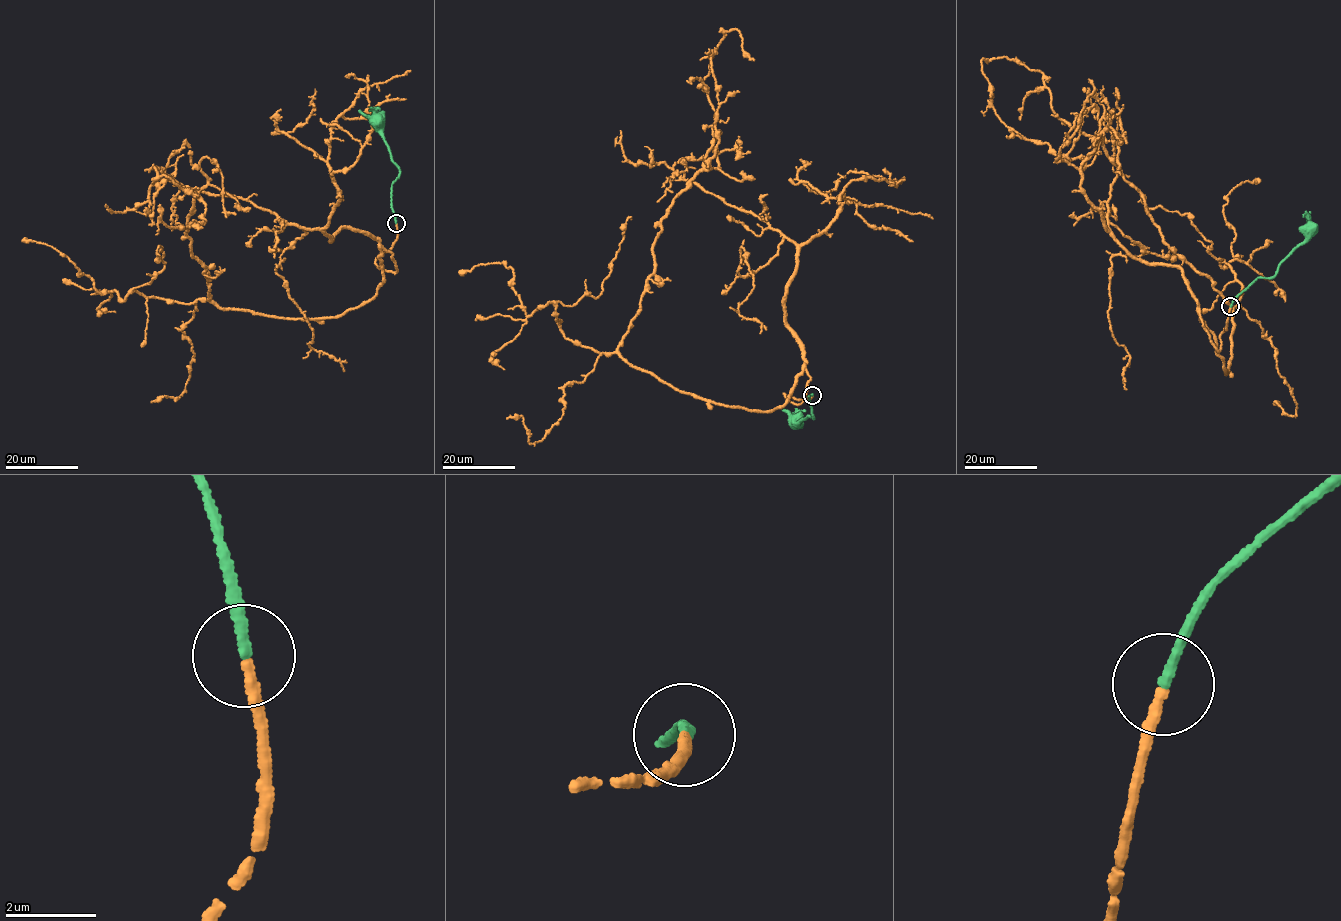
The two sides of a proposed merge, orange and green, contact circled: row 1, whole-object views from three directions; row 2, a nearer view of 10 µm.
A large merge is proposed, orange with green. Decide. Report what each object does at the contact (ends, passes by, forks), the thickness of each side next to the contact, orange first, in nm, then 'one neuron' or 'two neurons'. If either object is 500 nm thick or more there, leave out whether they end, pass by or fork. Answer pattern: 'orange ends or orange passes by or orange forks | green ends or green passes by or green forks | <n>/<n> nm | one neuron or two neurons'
orange ends | green ends | 240/220 nm | one neuron

